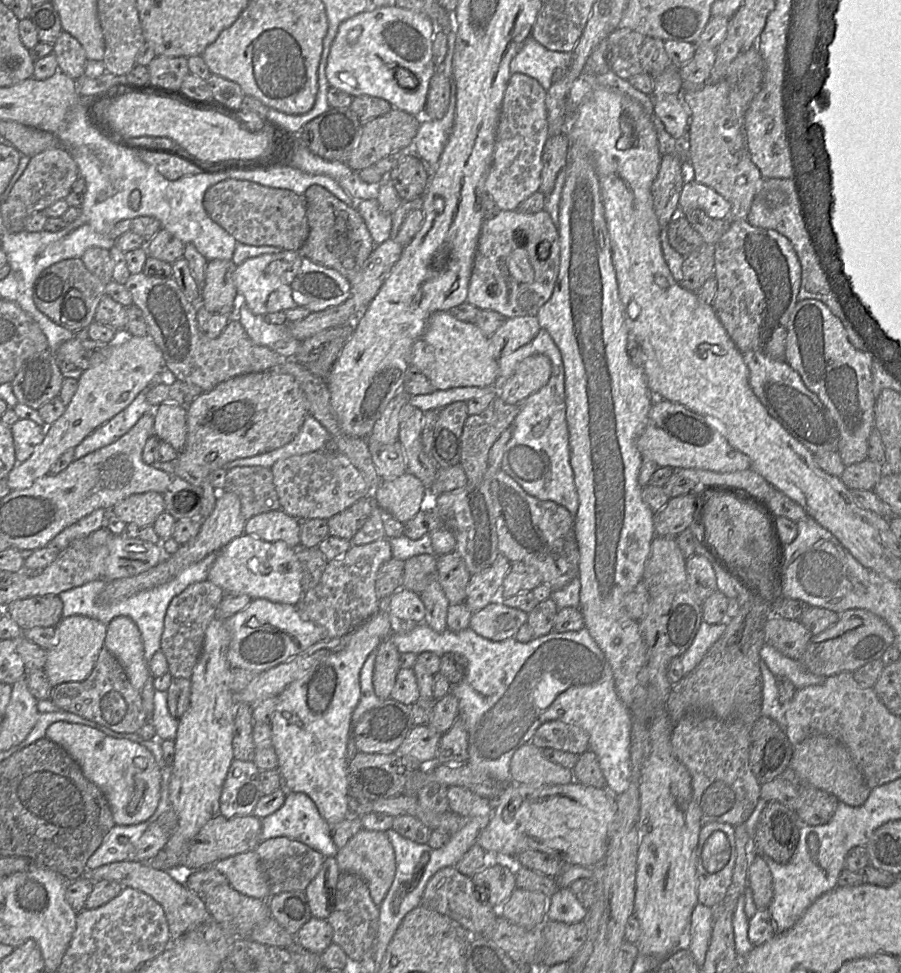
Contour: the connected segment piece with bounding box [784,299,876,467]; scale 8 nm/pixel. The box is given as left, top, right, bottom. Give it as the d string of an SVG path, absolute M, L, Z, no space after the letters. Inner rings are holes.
M816 299L798 301L790 316L784 361L817 395L839 432L837 453L845 467L868 459L868 441L875 428L876 397L873 392L872 358L855 349L845 328L829 308Z

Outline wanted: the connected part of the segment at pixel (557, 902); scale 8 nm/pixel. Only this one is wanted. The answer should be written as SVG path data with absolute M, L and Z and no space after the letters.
M562 887L550 898L547 905L547 920L575 924L585 921L586 909L570 887Z

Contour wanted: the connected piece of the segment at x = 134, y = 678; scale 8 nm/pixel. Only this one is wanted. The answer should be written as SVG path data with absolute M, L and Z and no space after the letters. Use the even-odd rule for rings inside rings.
M125 616L114 618L107 625L104 648L123 667L131 685L141 692L151 674L144 658L142 638L134 621Z

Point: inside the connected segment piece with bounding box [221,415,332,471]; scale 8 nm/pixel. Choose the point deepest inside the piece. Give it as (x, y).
(312, 436)

